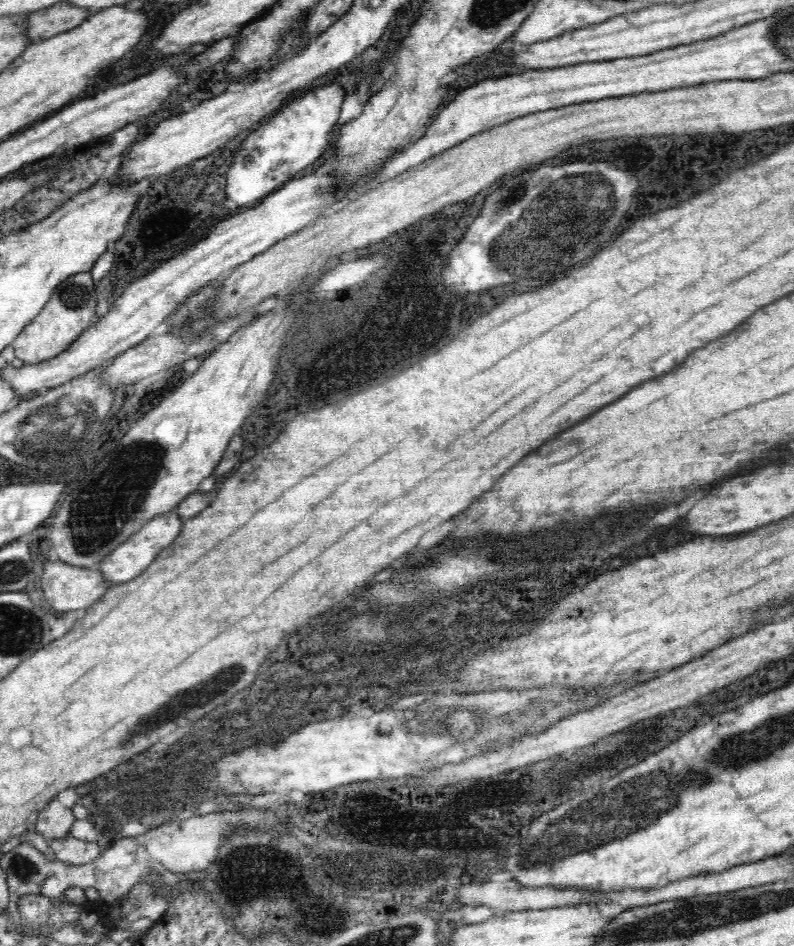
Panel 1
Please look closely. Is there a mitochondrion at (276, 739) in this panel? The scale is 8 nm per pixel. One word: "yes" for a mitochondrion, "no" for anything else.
no

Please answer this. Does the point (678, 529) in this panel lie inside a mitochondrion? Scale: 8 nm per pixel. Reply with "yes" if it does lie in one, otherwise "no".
no

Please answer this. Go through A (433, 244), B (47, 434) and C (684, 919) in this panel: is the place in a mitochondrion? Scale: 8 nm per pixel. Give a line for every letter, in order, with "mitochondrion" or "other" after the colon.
A: other
B: mitochondrion
C: mitochondrion

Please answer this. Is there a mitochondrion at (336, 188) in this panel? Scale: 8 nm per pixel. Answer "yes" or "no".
no

